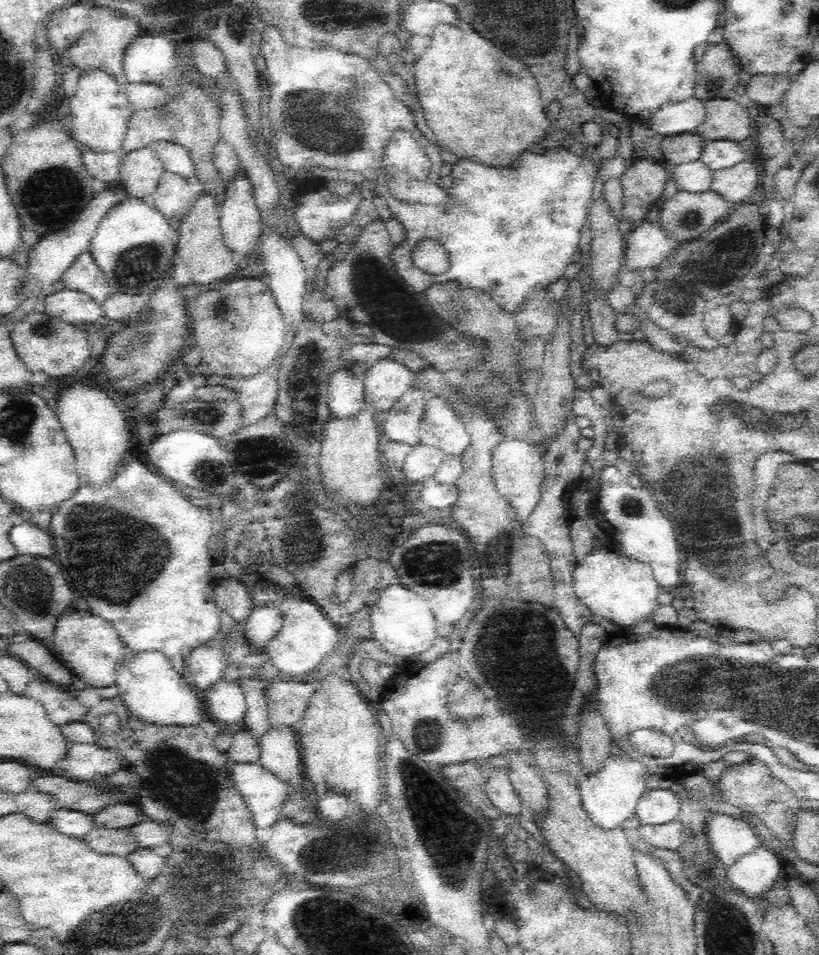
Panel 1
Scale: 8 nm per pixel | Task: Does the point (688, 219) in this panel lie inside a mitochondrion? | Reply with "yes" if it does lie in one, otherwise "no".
yes

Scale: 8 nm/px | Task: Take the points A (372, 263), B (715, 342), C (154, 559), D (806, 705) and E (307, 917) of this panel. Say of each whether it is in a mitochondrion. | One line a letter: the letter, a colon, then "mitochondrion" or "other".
A: mitochondrion
B: other
C: mitochondrion
D: mitochondrion
E: mitochondrion

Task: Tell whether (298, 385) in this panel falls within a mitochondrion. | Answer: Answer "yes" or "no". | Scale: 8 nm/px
no

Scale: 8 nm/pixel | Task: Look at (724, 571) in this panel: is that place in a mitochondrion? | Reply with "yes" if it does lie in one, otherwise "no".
yes

